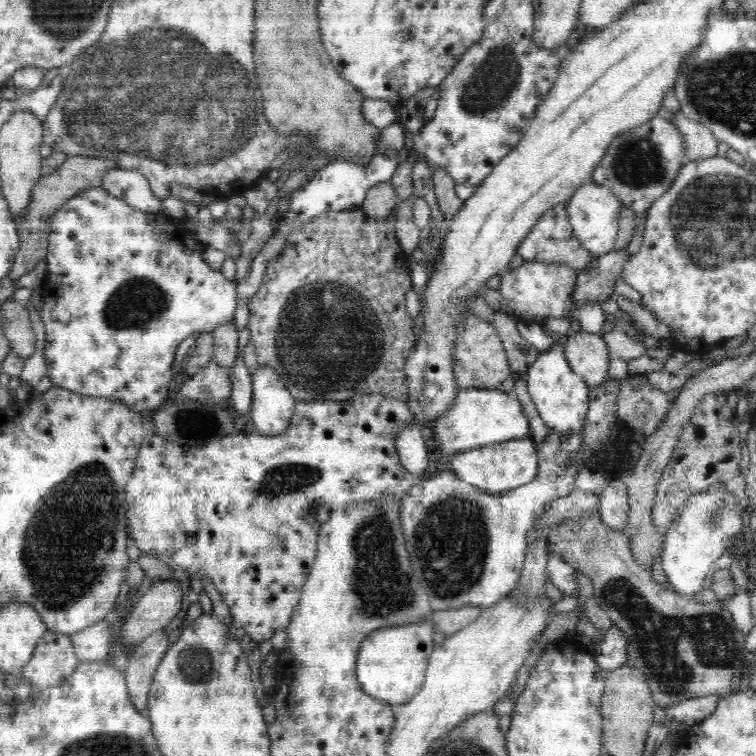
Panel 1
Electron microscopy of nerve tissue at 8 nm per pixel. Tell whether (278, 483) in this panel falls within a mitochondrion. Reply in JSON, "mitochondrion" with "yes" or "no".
{"mitochondrion":"yes"}

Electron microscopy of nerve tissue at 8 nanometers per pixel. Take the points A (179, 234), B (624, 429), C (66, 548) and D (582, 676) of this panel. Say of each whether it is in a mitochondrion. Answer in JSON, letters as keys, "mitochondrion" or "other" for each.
{"A":"other","B":"other","C":"mitochondrion","D":"other"}

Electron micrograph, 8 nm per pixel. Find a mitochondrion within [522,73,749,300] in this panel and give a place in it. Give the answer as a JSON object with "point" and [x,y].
{"point":[639,165]}

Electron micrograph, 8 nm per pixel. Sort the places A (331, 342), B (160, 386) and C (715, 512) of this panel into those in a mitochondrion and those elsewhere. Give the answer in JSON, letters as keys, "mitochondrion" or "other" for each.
{"A":"mitochondrion","B":"other","C":"mitochondrion"}

